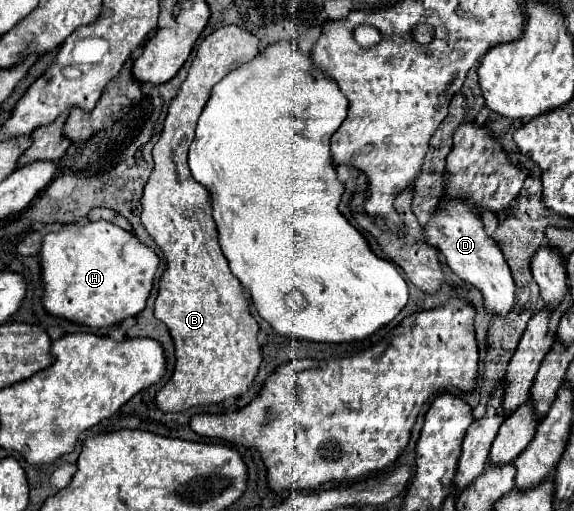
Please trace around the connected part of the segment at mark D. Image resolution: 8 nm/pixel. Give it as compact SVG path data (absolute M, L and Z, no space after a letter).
M450 199L434 213L430 223L424 227L426 229L426 239L430 245L438 247L440 253L446 257L448 267L466 283L472 283L480 289L484 297L484 307L486 313L490 315L500 315L506 317L514 305L514 279L512 273L502 257L500 247L496 245L494 239L490 239L484 233L482 219L476 209L472 209L466 201L462 199Z

